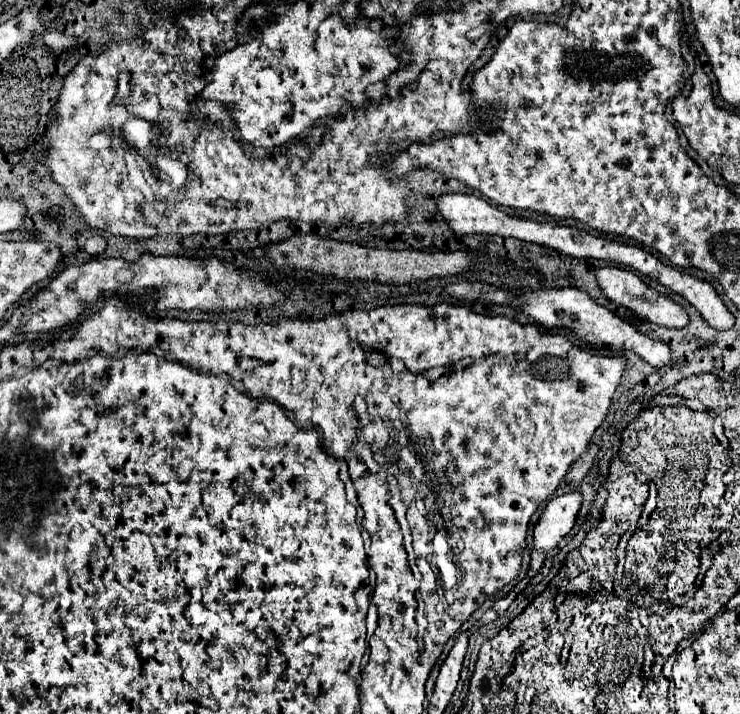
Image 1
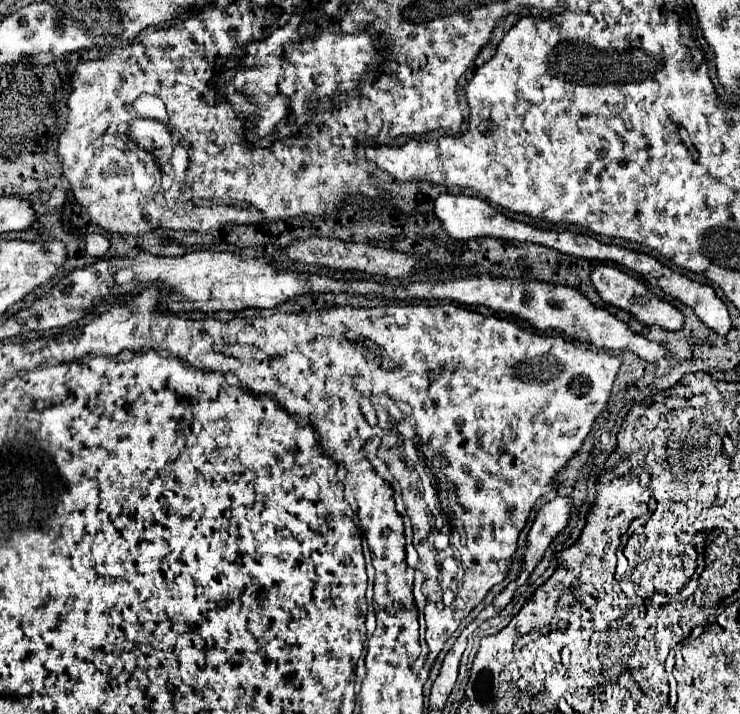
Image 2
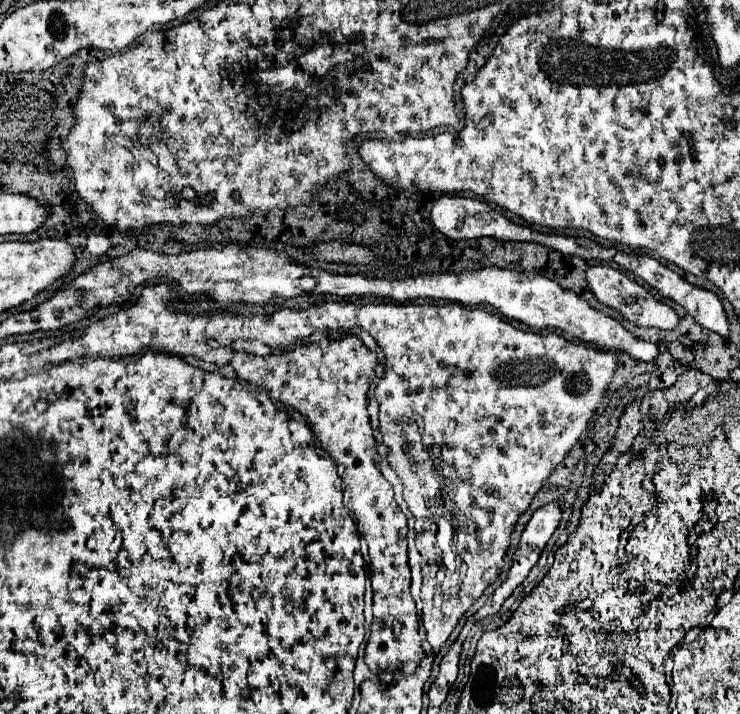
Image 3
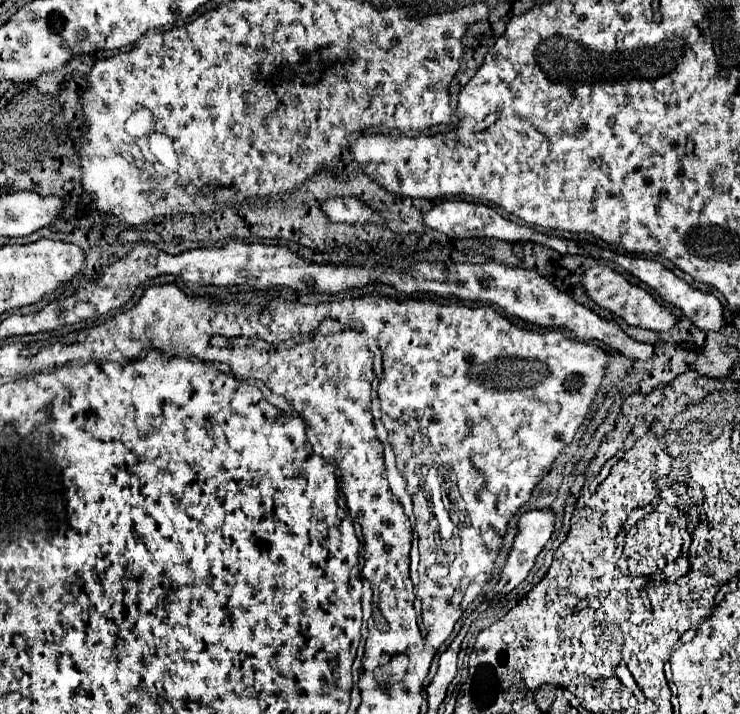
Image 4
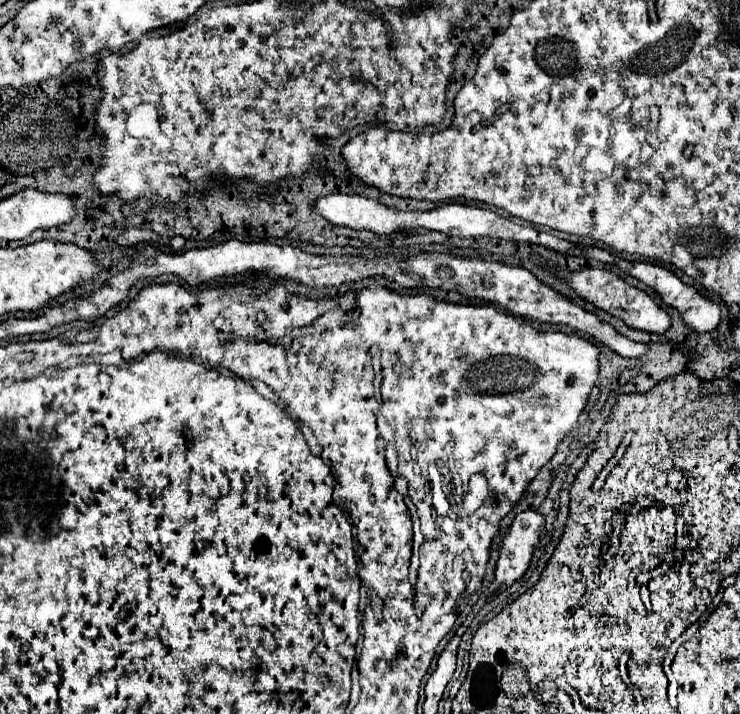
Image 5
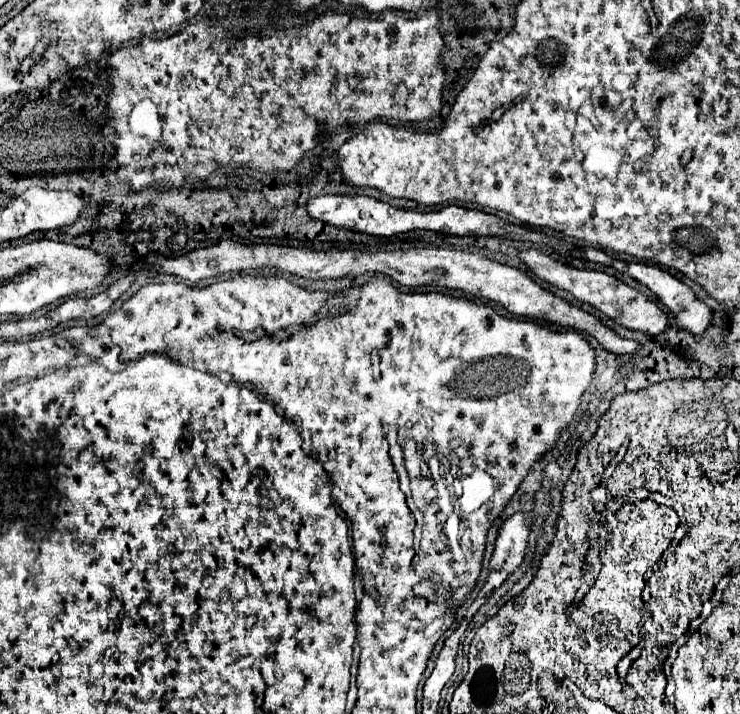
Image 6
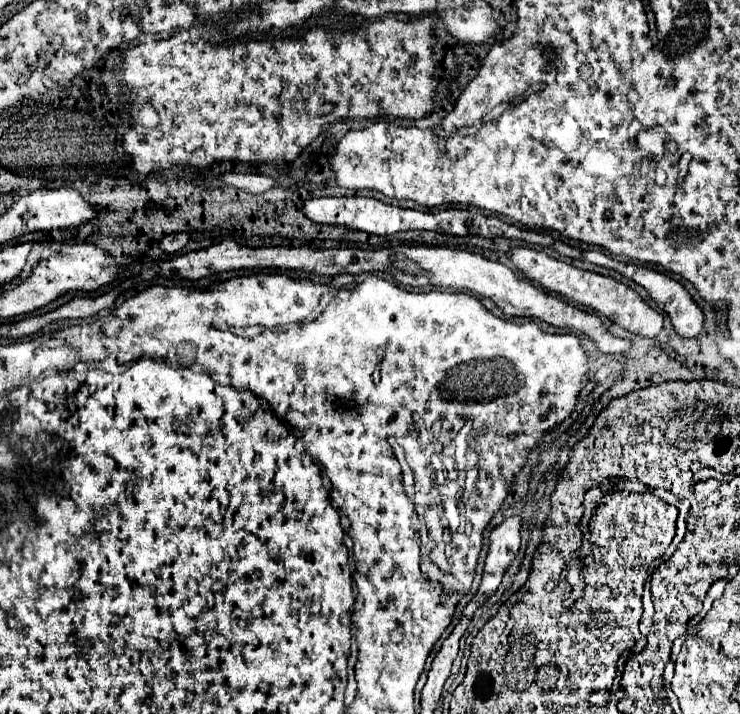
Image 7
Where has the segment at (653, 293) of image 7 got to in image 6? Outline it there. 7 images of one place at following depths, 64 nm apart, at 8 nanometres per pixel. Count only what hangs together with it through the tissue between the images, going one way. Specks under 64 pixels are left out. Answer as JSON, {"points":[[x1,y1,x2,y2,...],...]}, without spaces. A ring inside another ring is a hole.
{"points":[[614,260,614,268,616,268,618,272,630,270,630,278,634,278,634,280,642,282,644,286,648,286,648,288,652,290,652,294,656,294,656,298,658,298,664,306,670,308,670,312,672,312,674,318,676,318,676,324,678,324,682,330,686,330,686,332,690,332,690,334,702,334,702,332,710,326,712,310,710,310,706,304,702,304,702,302,694,296,694,292,692,292,686,284,682,284,678,278,674,278,670,272,664,272,664,270,660,270,658,266,640,264,640,262,630,262,630,264,628,264,628,262,622,262,622,260]]}

